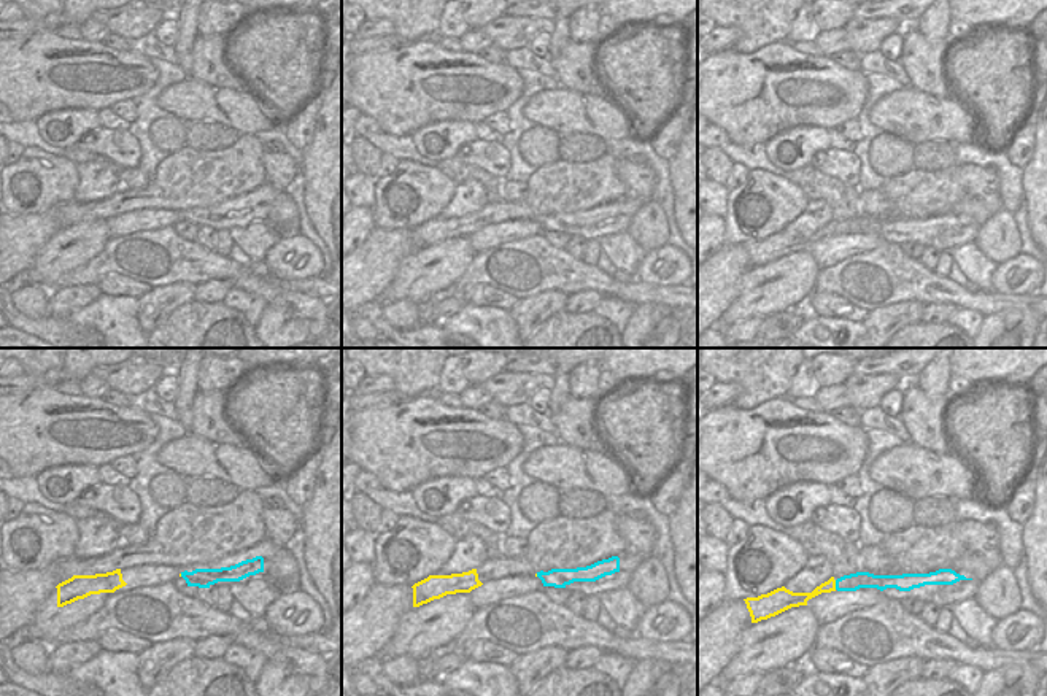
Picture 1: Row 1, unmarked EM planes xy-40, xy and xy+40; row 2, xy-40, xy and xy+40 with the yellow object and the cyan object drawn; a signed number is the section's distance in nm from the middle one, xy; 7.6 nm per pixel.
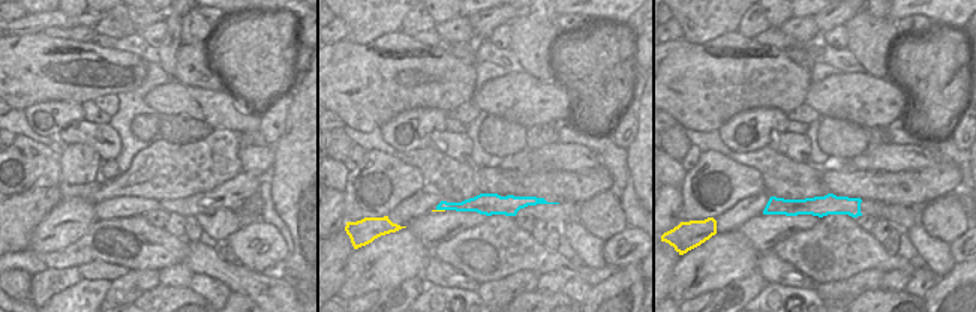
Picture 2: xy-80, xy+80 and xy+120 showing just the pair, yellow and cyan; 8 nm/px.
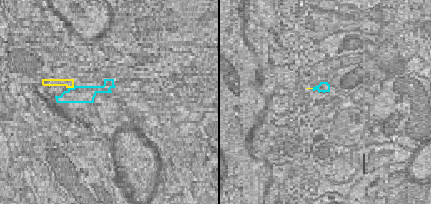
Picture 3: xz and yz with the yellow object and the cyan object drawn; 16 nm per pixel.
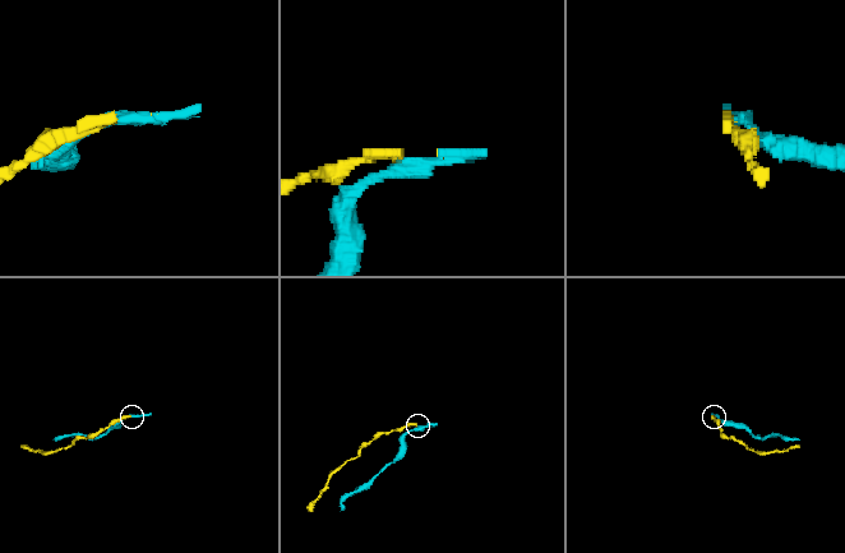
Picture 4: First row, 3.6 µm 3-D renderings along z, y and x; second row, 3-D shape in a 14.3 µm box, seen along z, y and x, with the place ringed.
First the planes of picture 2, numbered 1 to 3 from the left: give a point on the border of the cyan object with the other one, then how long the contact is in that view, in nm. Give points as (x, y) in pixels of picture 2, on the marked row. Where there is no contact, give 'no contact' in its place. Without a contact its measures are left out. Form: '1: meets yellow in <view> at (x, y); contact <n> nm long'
1: no contact
2: meets yellow in xy+80 at (441, 210); contact 70 nm long
3: no contact

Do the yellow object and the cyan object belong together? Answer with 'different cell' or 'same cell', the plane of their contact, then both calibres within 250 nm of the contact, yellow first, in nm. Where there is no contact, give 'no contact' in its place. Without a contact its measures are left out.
different cell | xy+40 | 90/130 nm

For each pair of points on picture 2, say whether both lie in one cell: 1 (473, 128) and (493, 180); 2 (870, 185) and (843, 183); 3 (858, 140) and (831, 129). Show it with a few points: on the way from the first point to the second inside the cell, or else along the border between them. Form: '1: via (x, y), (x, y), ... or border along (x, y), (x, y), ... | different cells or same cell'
1: border along (496, 165), (477, 168) | different cells
2: via (864, 183), (849, 183) | same cell
3: via (852, 140), (843, 140), (837, 135) | same cell

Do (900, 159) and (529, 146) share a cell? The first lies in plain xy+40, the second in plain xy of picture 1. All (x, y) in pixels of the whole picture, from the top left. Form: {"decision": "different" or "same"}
{"decision": "same"}

